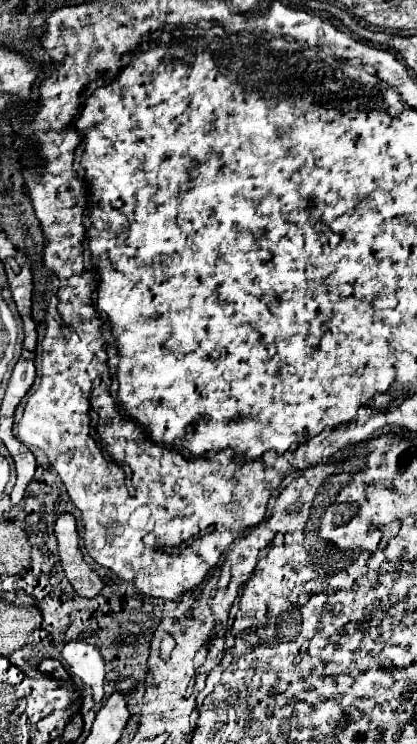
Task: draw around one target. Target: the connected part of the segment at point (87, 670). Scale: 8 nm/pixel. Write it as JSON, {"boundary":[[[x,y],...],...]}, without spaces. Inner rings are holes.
{"boundary":[[[68,641],[62,649],[64,665],[72,677],[78,677],[82,685],[92,691],[96,703],[104,697],[104,659],[94,645],[82,641]]]}

